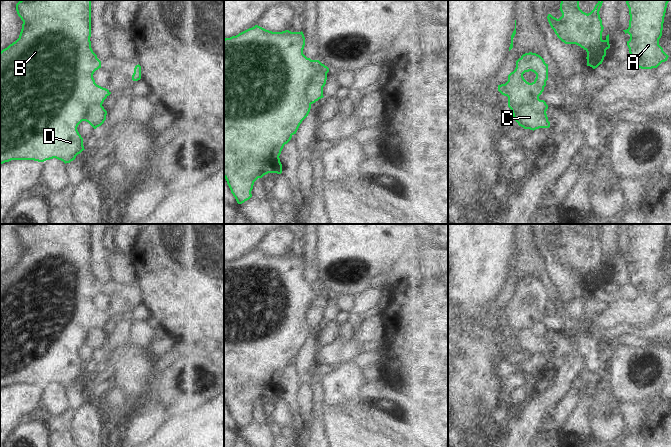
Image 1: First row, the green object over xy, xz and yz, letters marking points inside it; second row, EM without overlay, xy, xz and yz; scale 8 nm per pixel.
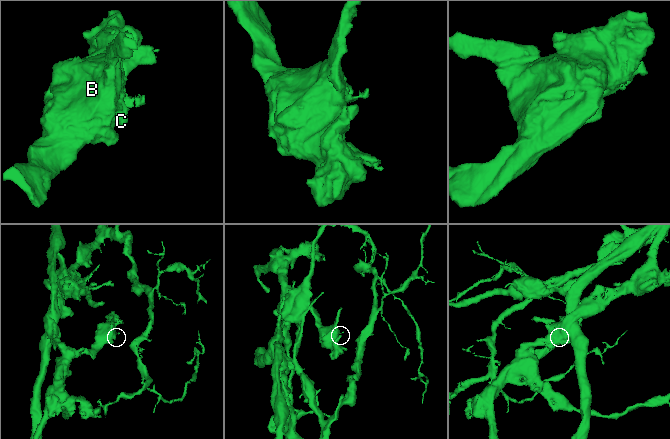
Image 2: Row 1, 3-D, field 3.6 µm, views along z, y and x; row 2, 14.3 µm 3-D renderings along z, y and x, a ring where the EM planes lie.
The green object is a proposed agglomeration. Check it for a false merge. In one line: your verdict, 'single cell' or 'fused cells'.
fused cells

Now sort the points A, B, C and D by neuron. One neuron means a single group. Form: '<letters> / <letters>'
A B D / C

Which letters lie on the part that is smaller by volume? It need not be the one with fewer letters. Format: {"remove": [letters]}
{"remove": ["C"]}

